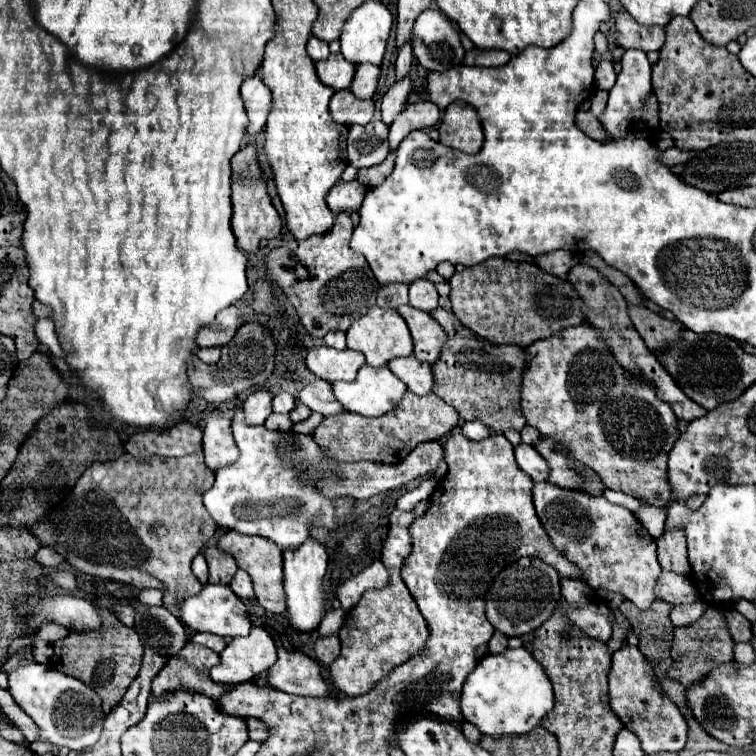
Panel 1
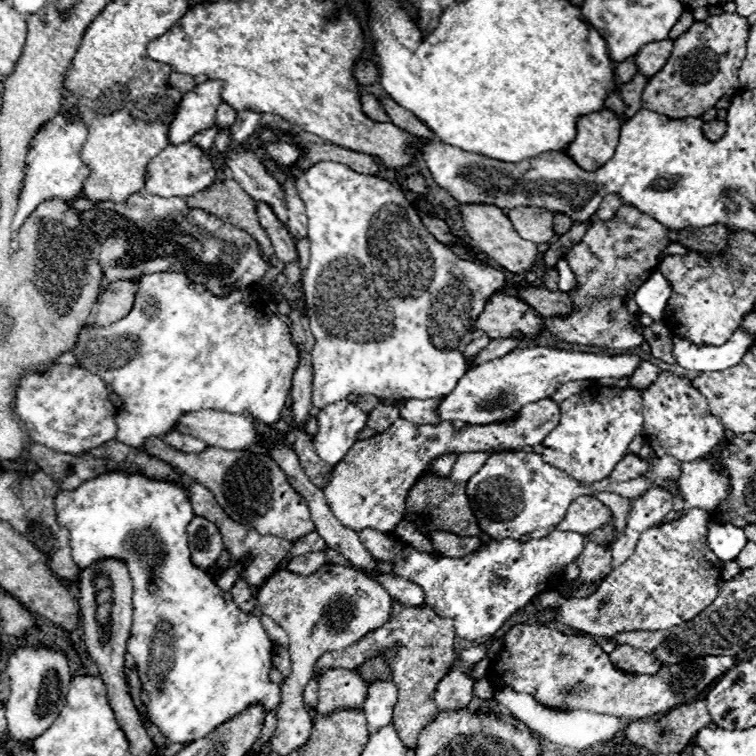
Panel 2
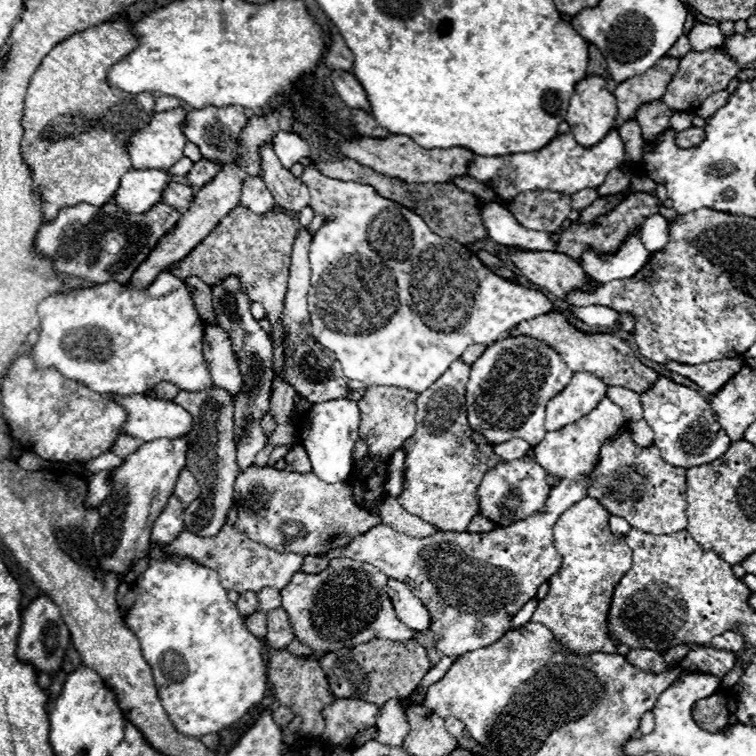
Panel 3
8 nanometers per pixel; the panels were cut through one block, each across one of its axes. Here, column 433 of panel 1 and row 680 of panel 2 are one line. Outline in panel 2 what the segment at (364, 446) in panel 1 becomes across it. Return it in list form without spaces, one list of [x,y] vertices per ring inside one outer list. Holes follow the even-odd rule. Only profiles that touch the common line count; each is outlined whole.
[[[394,600],[394,610],[390,614],[390,622],[372,630],[366,638],[358,640],[354,646],[328,652],[318,658],[316,668],[358,668],[362,662],[384,654],[386,664],[390,666],[392,680],[398,686],[398,702],[394,706],[394,726],[406,748],[416,750],[416,742],[420,732],[436,718],[438,708],[434,702],[436,684],[448,674],[448,670],[456,664],[454,652],[454,626],[450,620],[440,618],[428,606],[402,606]]]

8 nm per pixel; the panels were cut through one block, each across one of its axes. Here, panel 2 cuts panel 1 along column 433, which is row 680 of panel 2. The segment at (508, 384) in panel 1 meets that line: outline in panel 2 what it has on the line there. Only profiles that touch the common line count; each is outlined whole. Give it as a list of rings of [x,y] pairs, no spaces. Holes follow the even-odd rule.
[[[372,658],[372,660],[368,660],[366,664],[358,666],[356,672],[358,672],[366,682],[372,682],[372,680],[376,680],[376,678],[388,678],[388,680],[392,680],[392,678],[390,678],[390,670],[388,670],[388,666],[382,662],[382,658]],[[314,676],[314,678],[306,684],[306,688],[304,688],[304,702],[306,702],[310,708],[316,708],[316,706],[318,706],[316,692],[318,692],[318,680],[316,680],[316,676]]]

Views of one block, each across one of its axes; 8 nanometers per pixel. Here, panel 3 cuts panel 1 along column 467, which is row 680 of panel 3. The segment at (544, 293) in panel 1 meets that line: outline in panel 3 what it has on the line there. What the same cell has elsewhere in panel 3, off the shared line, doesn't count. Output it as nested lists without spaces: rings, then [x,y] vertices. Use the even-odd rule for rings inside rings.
[[[270,650],[268,684],[274,692],[274,698],[280,700],[282,706],[290,706],[294,714],[300,714],[300,718],[302,718],[300,732],[304,736],[320,736],[322,734],[322,730],[324,730],[322,708],[332,704],[334,696],[330,694],[326,674],[316,660],[308,660],[304,656],[292,656],[288,650]]]

